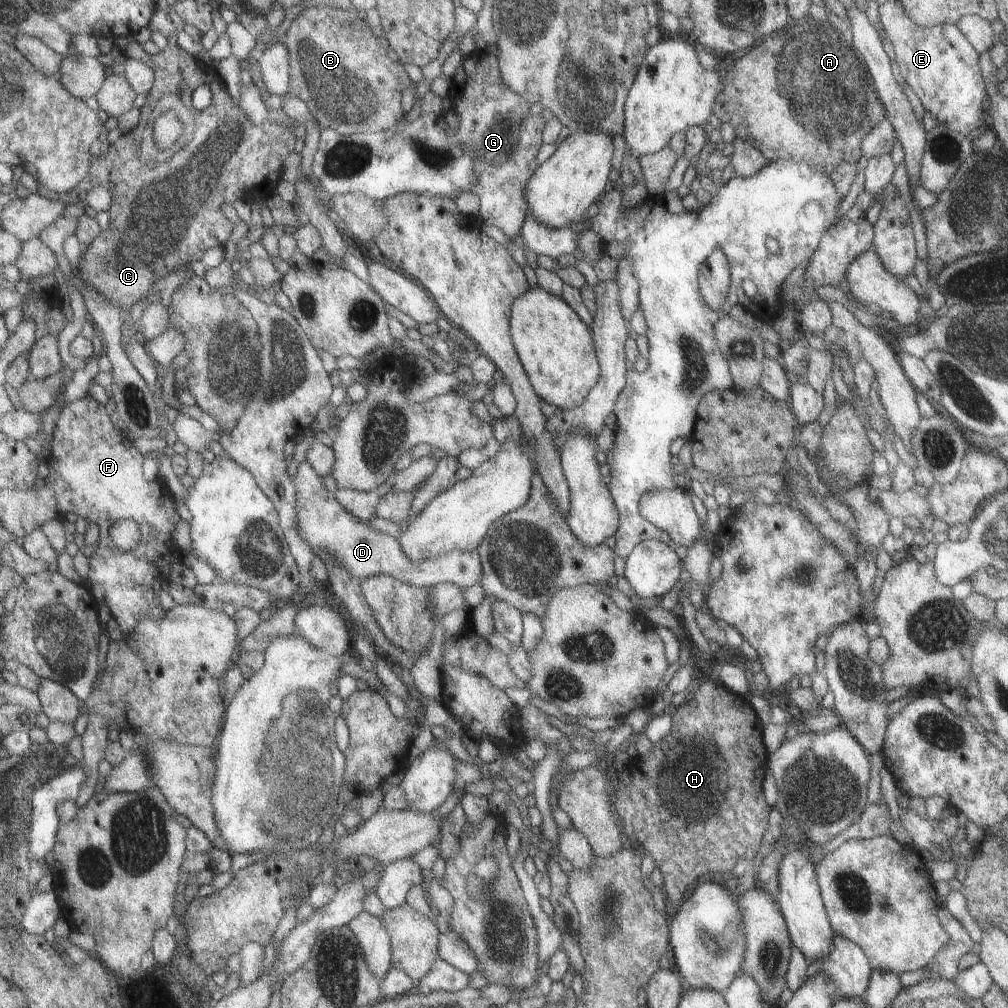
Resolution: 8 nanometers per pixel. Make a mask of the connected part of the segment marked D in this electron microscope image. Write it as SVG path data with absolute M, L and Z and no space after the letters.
M309 460L299 463L292 479L297 497L297 530L321 561L333 556L339 566L345 566L361 580L384 573L417 588L429 588L438 583L459 584L465 588L479 584L482 580L483 566L475 550L455 550L440 558L415 562L405 554L397 537L374 530L369 522L361 522L357 516L353 516L339 502L335 492L325 488L322 479Z

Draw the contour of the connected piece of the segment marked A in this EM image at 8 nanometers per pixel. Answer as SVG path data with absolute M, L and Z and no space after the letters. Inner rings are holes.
M821 21L817 24L821 26L797 30L797 25L790 22L777 34L755 42L722 76L721 90L713 102L712 114L719 122L733 126L734 138L759 150L768 163L789 160L829 175L835 166L843 162L855 163L860 158L861 138L885 114L873 92L869 75L854 50L833 34L834 26Z

